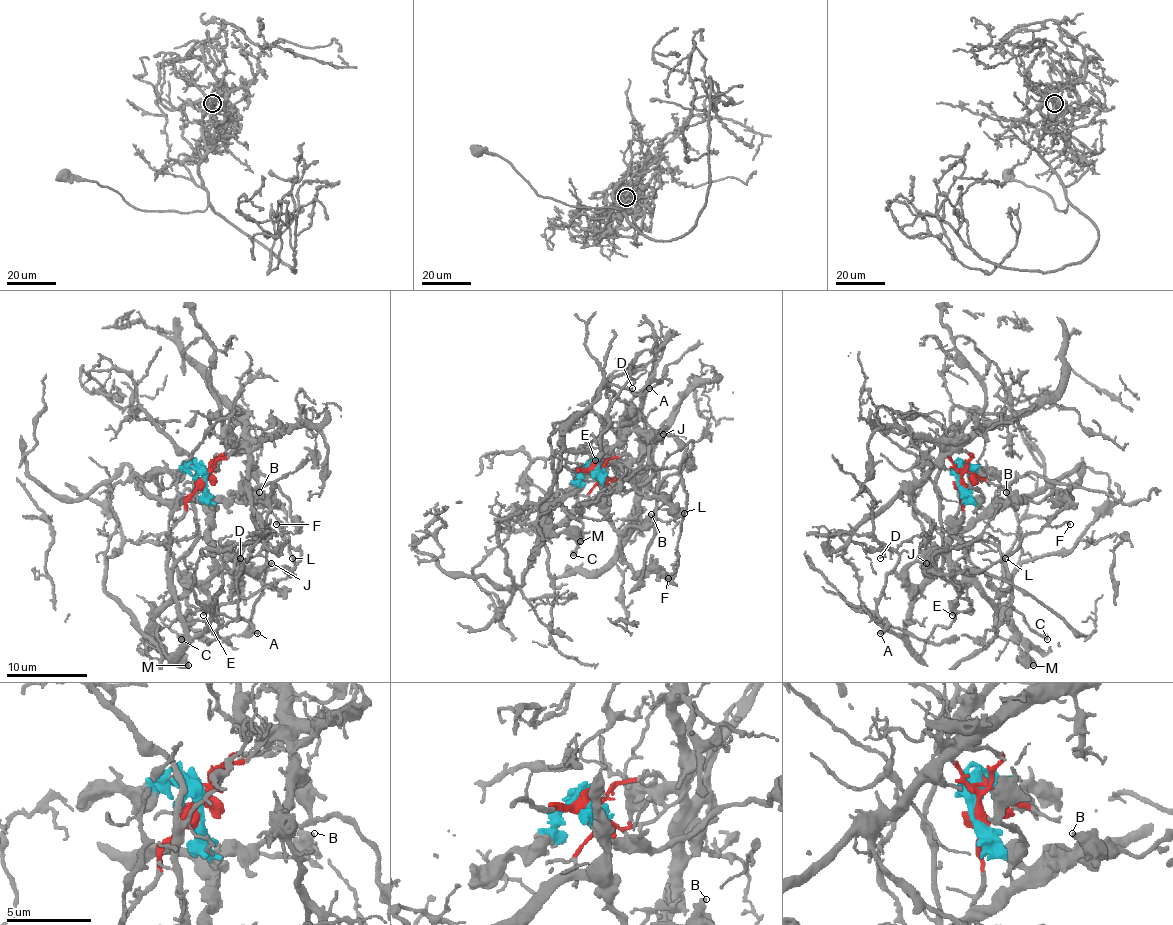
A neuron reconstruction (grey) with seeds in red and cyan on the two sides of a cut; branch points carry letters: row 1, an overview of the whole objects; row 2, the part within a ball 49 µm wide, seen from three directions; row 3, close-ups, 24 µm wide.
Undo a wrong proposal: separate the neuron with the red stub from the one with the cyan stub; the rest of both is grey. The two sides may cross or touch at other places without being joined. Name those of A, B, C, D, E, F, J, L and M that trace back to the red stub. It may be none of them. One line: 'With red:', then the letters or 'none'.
With red: A, C, D

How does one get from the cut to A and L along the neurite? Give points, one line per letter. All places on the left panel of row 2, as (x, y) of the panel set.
A: (203, 479), (168, 538), (168, 591), (191, 635), (199, 635), (215, 615), (243, 619), (258, 633)
L: (203, 477), (211, 507), (227, 501), (231, 493), (278, 503), (284, 509), (292, 558)

